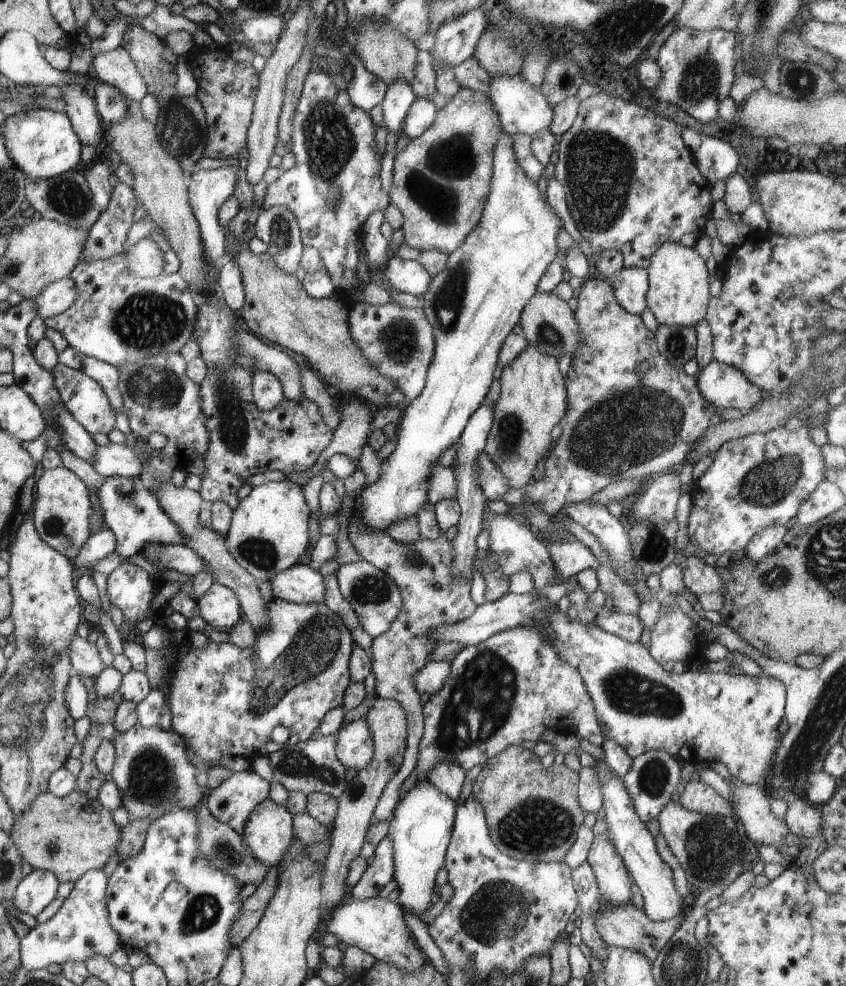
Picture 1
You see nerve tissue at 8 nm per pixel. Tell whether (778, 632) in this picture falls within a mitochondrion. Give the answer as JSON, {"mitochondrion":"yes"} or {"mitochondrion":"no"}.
{"mitochondrion":"no"}

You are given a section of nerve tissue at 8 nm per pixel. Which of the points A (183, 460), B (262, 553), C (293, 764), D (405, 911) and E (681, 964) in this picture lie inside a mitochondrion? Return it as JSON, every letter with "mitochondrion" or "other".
{"A":"other","B":"mitochondrion","C":"mitochondrion","D":"other","E":"mitochondrion"}

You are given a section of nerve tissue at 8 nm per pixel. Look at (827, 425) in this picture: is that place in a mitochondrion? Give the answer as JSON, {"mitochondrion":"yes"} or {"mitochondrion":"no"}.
{"mitochondrion":"no"}

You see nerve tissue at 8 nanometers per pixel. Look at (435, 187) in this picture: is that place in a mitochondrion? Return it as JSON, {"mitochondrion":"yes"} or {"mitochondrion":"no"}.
{"mitochondrion":"yes"}

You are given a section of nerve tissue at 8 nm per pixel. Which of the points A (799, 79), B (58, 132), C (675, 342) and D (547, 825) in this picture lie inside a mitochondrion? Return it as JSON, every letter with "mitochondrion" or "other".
{"A":"mitochondrion","B":"other","C":"mitochondrion","D":"mitochondrion"}

